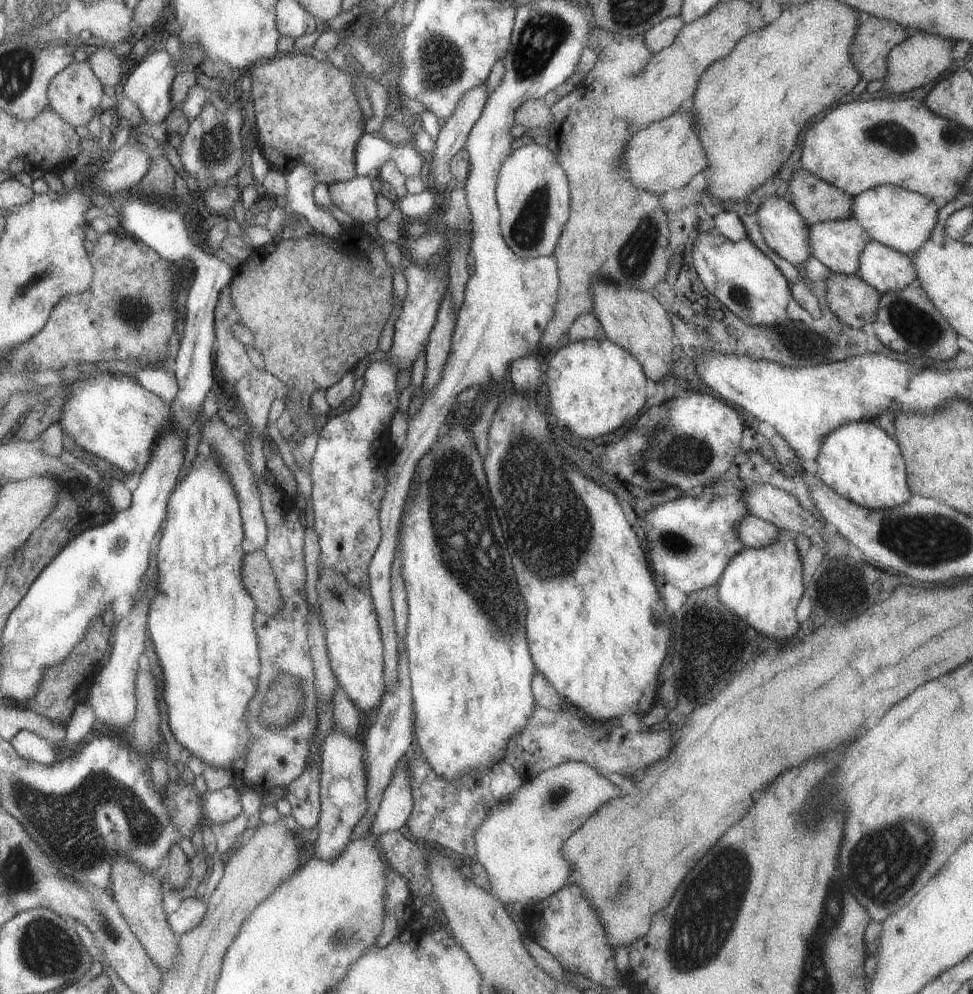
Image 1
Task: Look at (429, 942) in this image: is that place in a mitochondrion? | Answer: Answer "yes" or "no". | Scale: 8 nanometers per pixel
no

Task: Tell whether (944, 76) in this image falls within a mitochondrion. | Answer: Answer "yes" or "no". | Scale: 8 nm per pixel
no

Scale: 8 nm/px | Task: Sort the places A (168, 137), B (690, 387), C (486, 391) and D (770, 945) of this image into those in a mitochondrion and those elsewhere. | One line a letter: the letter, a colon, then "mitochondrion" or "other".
A: other
B: other
C: other
D: other

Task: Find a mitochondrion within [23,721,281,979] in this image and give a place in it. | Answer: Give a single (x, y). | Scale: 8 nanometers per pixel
(104, 924)

